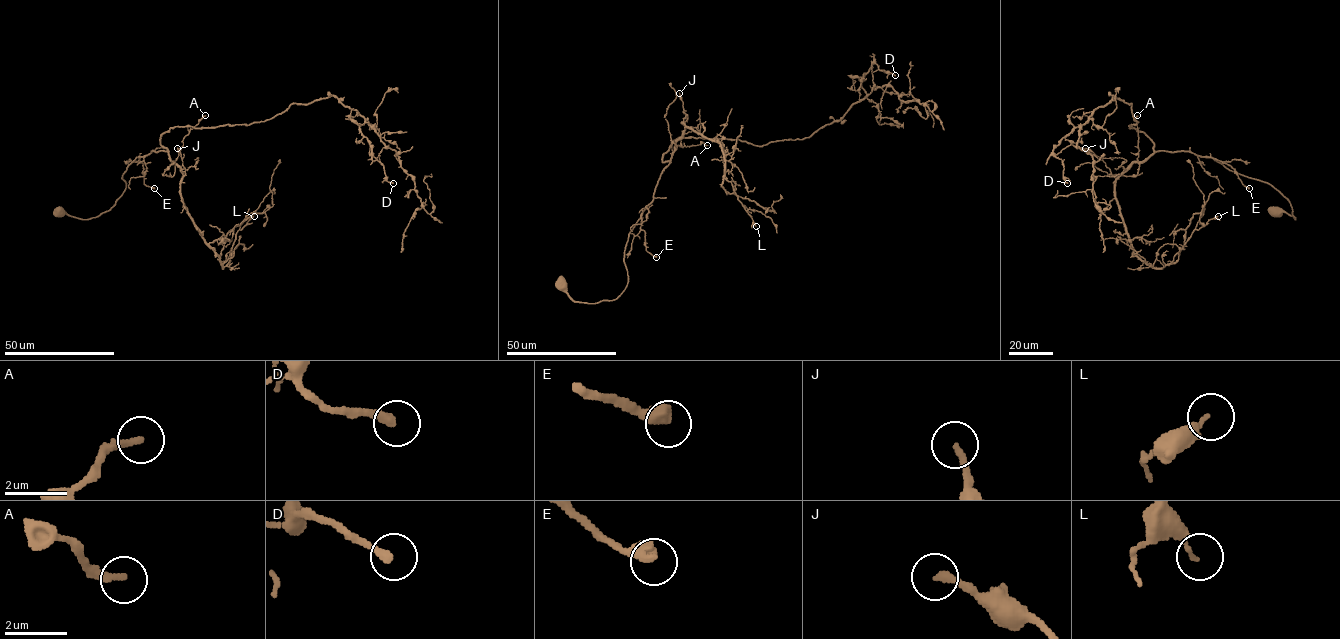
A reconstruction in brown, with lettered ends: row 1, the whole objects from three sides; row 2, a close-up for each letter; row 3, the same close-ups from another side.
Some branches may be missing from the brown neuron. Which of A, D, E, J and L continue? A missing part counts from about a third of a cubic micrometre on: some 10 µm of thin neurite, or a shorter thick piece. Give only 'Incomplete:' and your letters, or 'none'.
Incomplete: D

